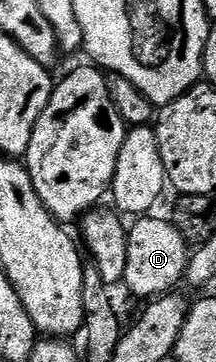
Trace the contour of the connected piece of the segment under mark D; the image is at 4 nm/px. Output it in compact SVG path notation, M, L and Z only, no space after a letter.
M140 217L136 224L128 227L128 248L126 249L126 273L123 286L129 287L136 295L141 295L144 301L153 297L167 295L172 287L184 278L184 270L188 267L190 245L182 237L182 233L167 218L152 219Z

